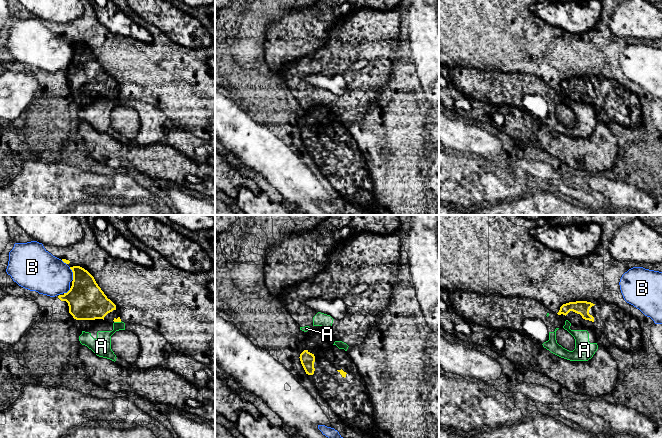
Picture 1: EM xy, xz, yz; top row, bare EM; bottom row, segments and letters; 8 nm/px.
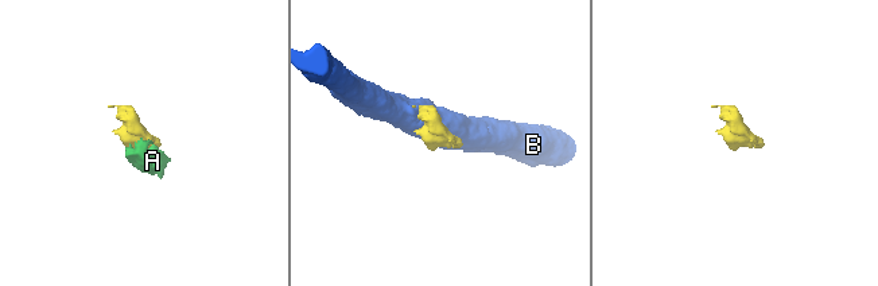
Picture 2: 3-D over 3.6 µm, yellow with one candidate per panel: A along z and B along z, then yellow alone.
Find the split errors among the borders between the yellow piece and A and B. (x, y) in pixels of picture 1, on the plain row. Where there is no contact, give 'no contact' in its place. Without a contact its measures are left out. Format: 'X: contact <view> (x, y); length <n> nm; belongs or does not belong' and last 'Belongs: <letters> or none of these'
A: contact xy (117, 97); length 60 nm; does not belong
B: contact xy (73, 49); length 110 nm; does not belong
Belongs: none of these

